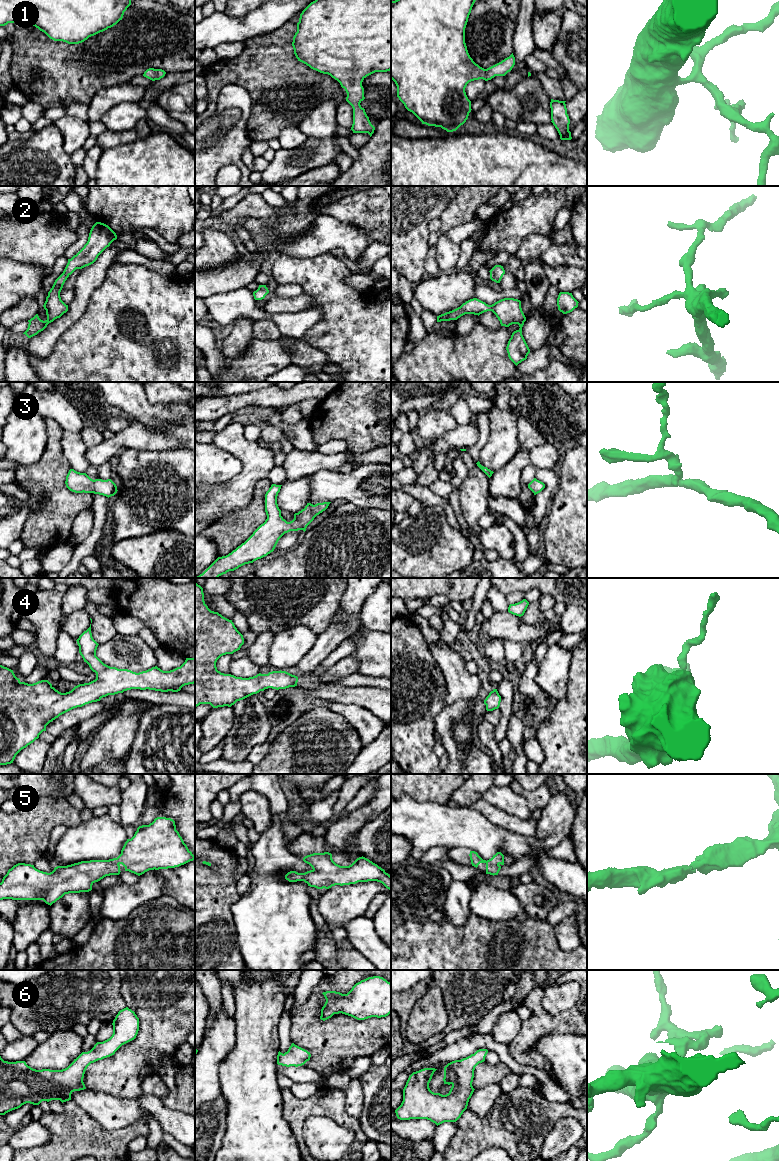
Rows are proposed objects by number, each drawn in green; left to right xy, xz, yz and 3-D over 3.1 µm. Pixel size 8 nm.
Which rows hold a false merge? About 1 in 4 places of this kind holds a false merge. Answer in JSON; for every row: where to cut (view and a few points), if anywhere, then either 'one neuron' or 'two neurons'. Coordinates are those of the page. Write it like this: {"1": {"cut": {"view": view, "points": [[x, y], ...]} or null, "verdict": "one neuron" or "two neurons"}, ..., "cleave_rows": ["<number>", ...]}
{"1": {"cut": null, "verdict": "one neuron"}, "2": {"cut": null, "verdict": "one neuron"}, "3": {"cut": null, "verdict": "one neuron"}, "4": {"cut": null, "verdict": "one neuron"}, "5": {"cut": null, "verdict": "one neuron"}, "6": {"cut": null, "verdict": "one neuron"}, "cleave_rows": []}

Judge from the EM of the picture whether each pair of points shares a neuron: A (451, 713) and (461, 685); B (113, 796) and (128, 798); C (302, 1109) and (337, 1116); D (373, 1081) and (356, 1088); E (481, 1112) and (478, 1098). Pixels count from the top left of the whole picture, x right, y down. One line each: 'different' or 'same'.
A: different
B: different
C: same
D: different
E: same

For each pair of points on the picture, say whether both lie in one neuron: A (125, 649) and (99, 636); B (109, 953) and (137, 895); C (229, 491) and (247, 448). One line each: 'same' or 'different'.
A: different
B: different
C: same

